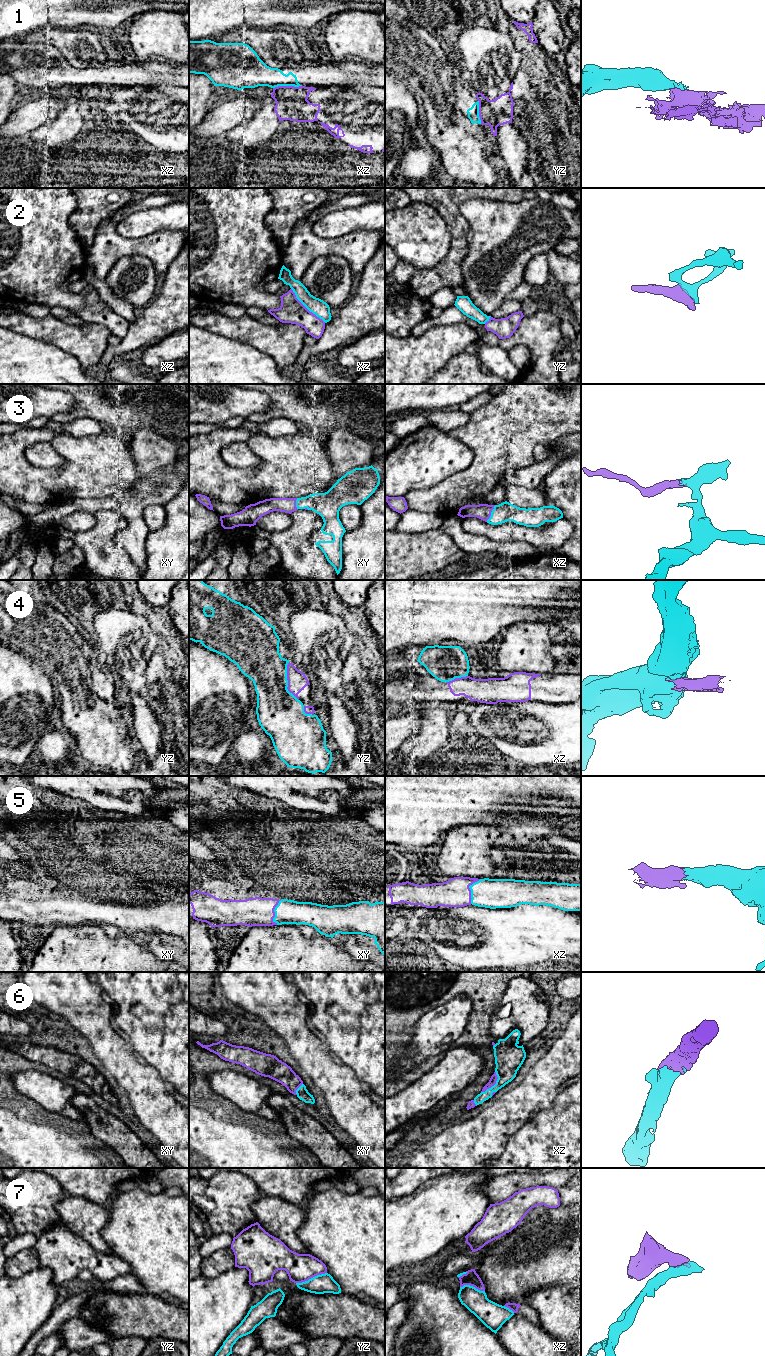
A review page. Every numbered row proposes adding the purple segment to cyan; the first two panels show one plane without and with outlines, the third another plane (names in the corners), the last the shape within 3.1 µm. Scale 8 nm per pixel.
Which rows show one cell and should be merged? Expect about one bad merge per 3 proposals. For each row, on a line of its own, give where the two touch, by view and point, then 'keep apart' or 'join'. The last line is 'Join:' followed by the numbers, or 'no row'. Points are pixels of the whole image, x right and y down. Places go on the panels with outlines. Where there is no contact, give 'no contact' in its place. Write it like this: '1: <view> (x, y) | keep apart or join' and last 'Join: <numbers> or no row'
1: xz (287, 85) | keep apart
2: xz (306, 307) | keep apart
3: xz (491, 513) | join
4: yz (287, 681) | keep apart
5: xz (470, 889) | join
6: xz (495, 1084) | join
7: yz (311, 1278) | keep apart
Join: 3, 5, 6

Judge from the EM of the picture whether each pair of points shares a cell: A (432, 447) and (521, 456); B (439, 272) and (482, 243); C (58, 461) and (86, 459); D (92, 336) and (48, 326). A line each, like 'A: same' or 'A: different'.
A: different
B: different
C: different
D: same

